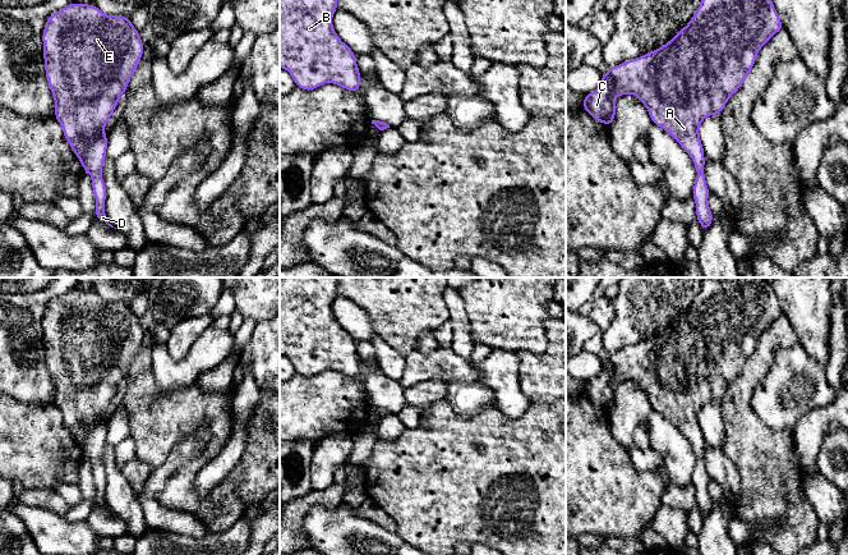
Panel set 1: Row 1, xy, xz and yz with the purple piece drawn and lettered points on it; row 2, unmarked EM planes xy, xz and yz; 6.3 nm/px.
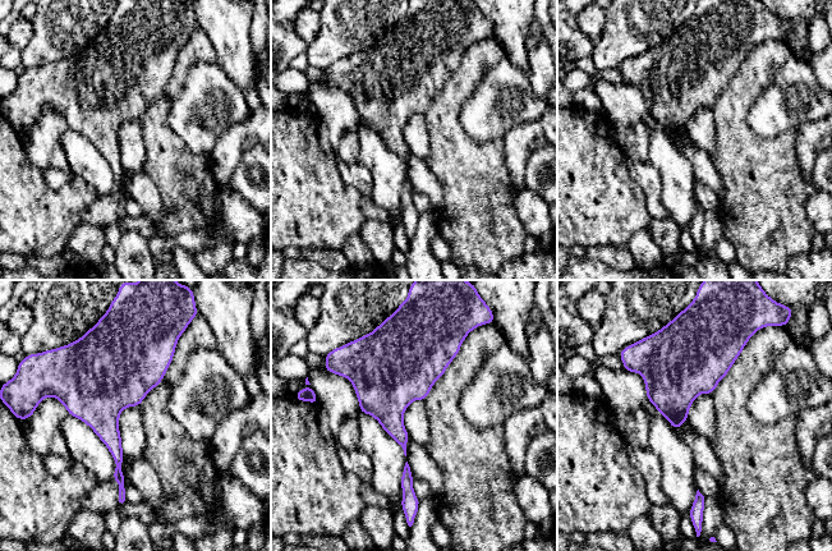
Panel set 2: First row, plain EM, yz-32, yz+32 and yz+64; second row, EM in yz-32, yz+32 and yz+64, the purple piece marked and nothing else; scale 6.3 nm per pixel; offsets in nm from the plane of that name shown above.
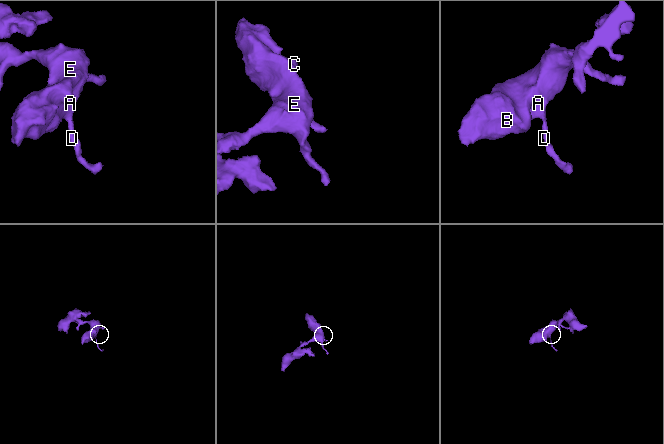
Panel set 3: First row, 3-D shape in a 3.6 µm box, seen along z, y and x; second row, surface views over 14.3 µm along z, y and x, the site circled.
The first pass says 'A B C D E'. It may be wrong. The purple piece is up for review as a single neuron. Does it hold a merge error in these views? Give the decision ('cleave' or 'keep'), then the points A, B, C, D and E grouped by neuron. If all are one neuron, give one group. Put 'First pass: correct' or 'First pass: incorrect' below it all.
keep; A B C D E
First pass: correct

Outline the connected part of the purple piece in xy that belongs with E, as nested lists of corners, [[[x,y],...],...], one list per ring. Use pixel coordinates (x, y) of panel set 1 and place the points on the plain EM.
[[[70,289],[47,304],[42,329],[46,366],[55,386],[55,404],[83,457],[92,463],[95,506],[114,514],[106,504],[106,473],[101,463],[109,430],[103,414],[139,352],[144,336],[140,321],[129,303],[106,302],[96,292]]]

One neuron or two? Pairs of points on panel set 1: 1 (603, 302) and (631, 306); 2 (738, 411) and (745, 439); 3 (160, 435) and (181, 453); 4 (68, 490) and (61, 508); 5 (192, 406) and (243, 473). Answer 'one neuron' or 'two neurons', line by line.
1: two neurons
2: one neuron
3: two neurons
4: two neurons
5: one neuron

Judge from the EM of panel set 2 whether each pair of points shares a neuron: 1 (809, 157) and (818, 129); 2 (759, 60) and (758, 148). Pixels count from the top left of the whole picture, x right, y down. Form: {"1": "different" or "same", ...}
{"1": "same", "2": "same"}

